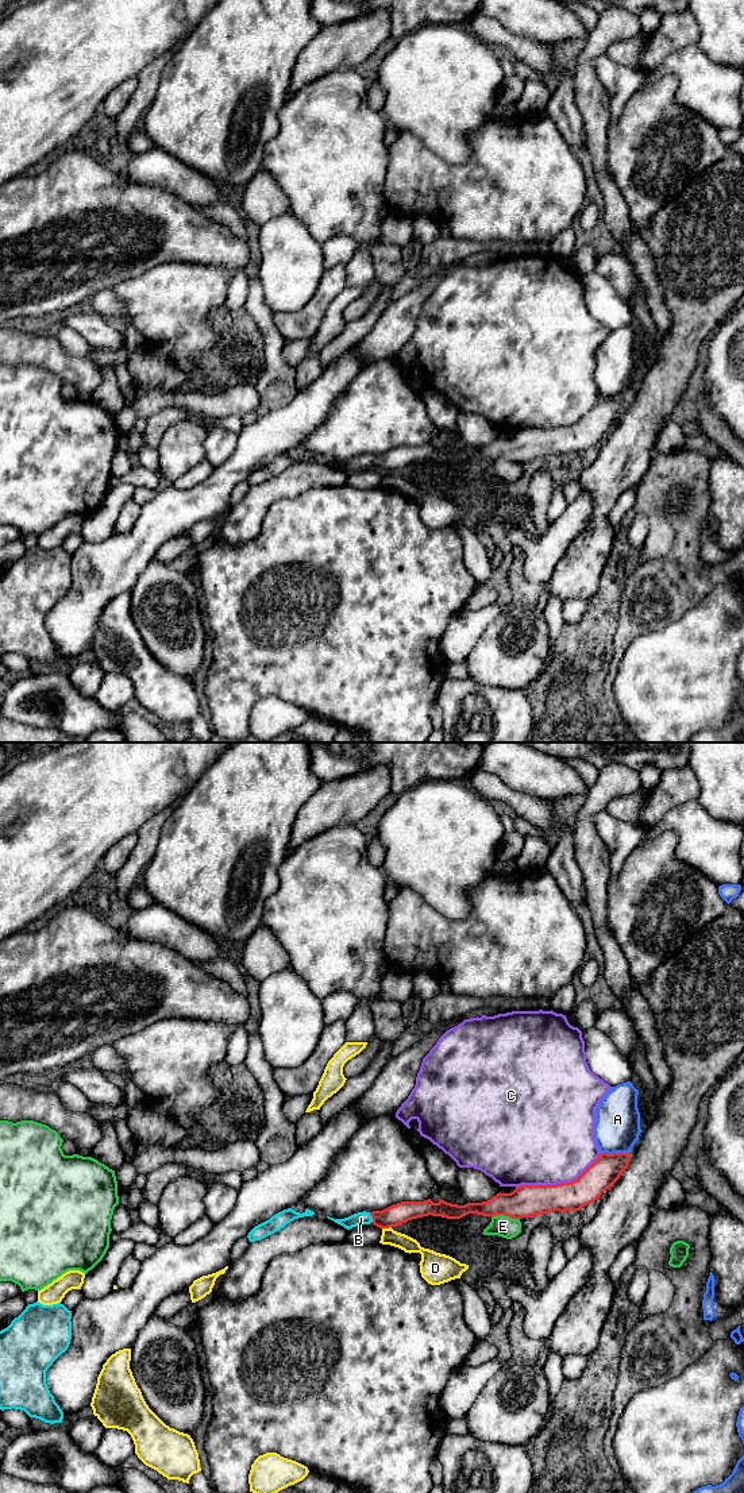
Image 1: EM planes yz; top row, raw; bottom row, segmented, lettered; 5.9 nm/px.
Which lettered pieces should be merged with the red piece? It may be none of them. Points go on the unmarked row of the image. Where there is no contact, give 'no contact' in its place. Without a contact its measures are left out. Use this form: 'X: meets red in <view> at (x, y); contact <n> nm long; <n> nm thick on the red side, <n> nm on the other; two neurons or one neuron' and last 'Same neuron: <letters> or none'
A: meets red in yz at (615, 397); contact 170 nm long; 180 nm thick on the red side, 280 nm on the other; two neurons
B: meets red in yz at (372, 460); contact 70 nm long; 130 nm thick on the red side, 80 nm on the other; one neuron
C: meets red in yz at (559, 428); contact 550 nm long; 190 nm thick on the red side, 480 nm on the other; two neurons
D: meets red in yz at (386, 471); contact 60 nm long; 130 nm thick on the red side, 100 nm on the other; two neurons
E: meets red in yz at (505, 459); contact 170 nm long; 190 nm thick on the red side, 130 nm on the other; two neurons
Same neuron: B

